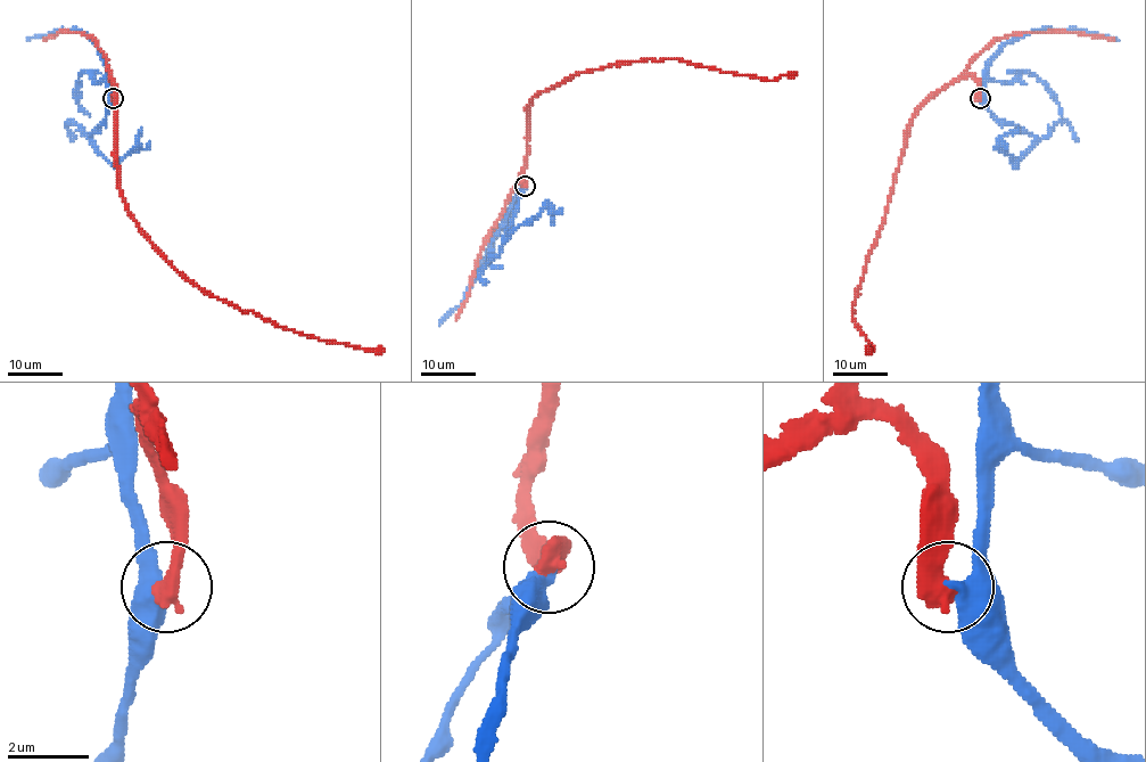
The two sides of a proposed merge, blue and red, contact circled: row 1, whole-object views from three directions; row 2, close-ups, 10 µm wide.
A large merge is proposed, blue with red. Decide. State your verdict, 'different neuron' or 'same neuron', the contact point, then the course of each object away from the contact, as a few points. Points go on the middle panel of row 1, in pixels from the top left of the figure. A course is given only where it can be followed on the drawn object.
different neuron | (525, 186) | blue via (525, 187), (506, 213), (470, 294), (438, 325) | red via (525, 186), (527, 105), (538, 93), (576, 74), (613, 63), (676, 58), (771, 81), (797, 75)

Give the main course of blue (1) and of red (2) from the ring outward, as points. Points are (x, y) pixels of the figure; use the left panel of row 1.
1: (112, 98), (108, 64), (81, 30), (57, 30), (26, 40)
2: (112, 98), (115, 165), (125, 210), (179, 271), (280, 326), (368, 351), (385, 349)

